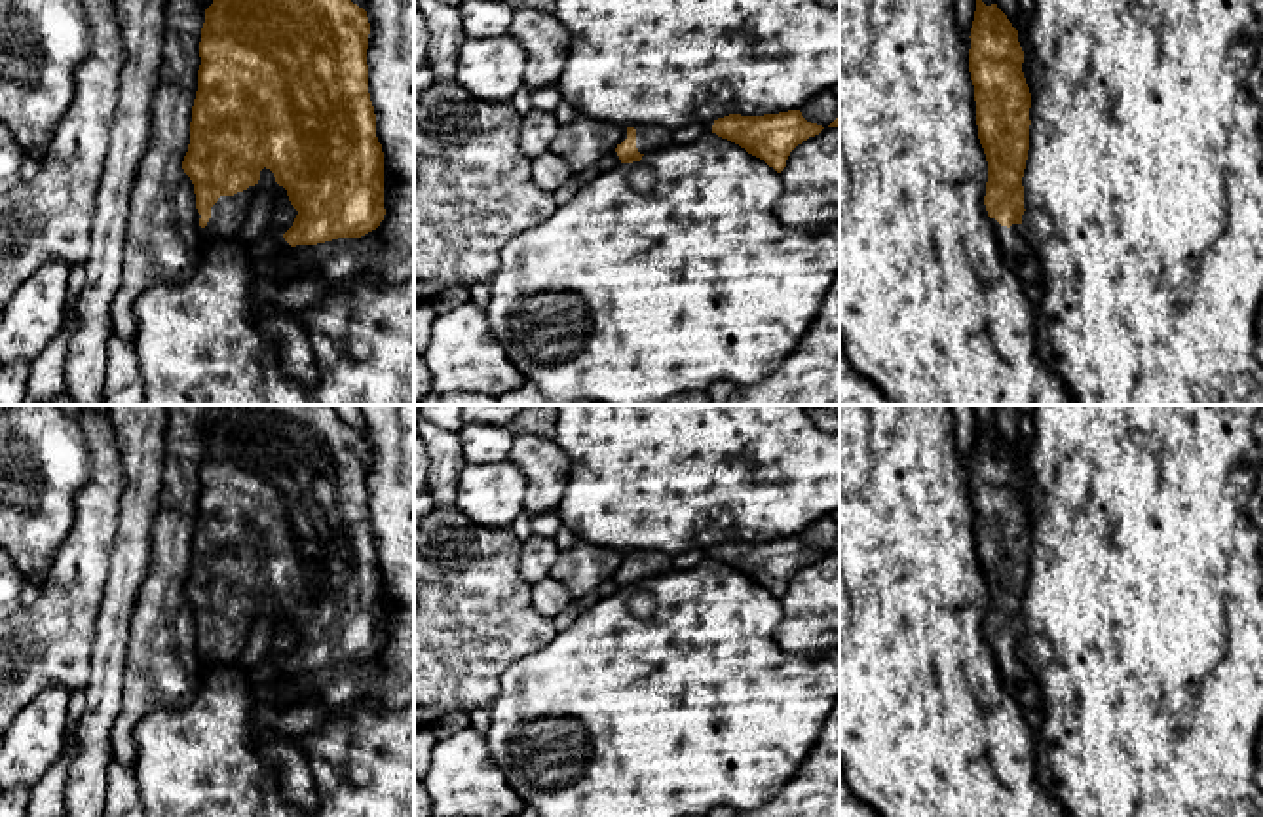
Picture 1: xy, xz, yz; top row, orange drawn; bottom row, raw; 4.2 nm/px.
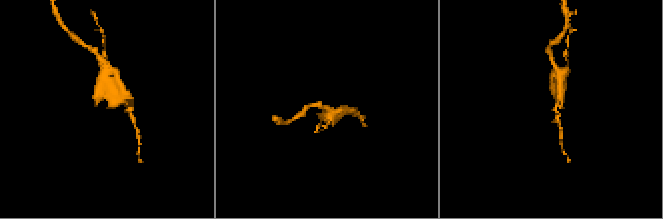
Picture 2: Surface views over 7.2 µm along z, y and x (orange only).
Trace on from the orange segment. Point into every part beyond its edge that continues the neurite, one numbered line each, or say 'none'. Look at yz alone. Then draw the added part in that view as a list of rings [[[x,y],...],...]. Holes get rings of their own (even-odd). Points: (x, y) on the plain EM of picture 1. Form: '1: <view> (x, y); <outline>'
1: yz (1013, 667); [[[991,644],[991,650],[1003,680],[1020,684],[1033,678],[1033,671],[1024,661],[1022,650],[1012,650],[1010,654],[1007,654],[1007,652],[1001,652],[995,644]]]

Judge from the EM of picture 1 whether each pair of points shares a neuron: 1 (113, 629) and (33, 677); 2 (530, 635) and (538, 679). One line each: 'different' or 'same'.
1: different
2: different

